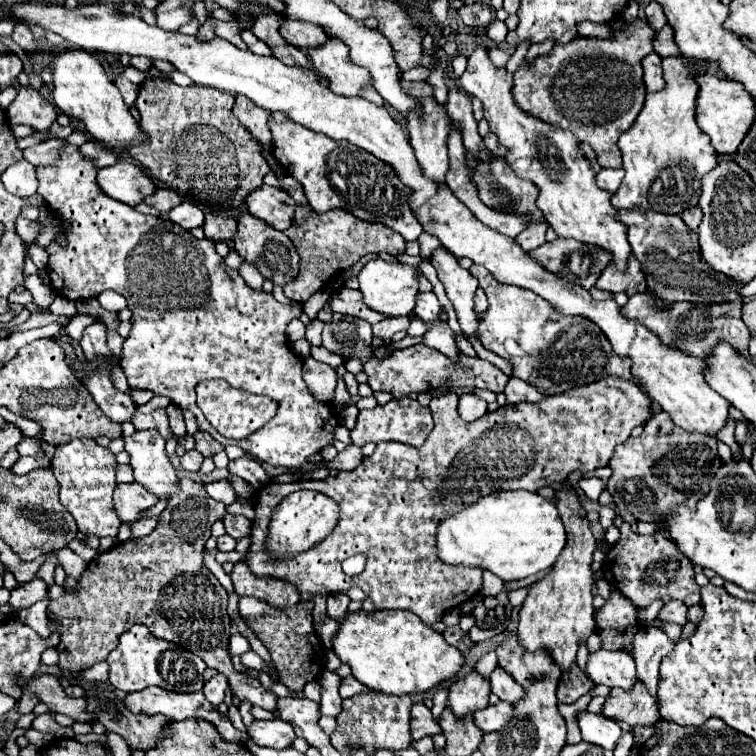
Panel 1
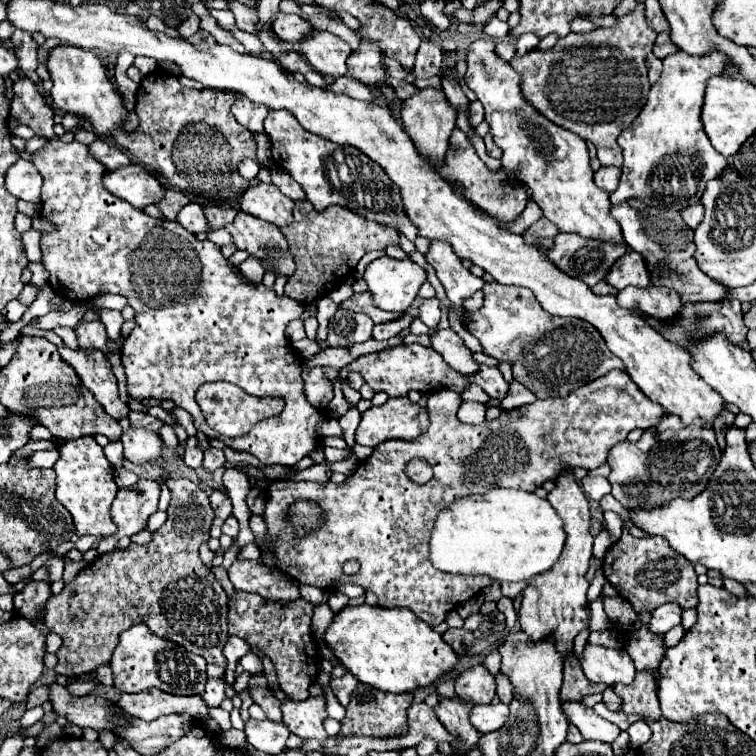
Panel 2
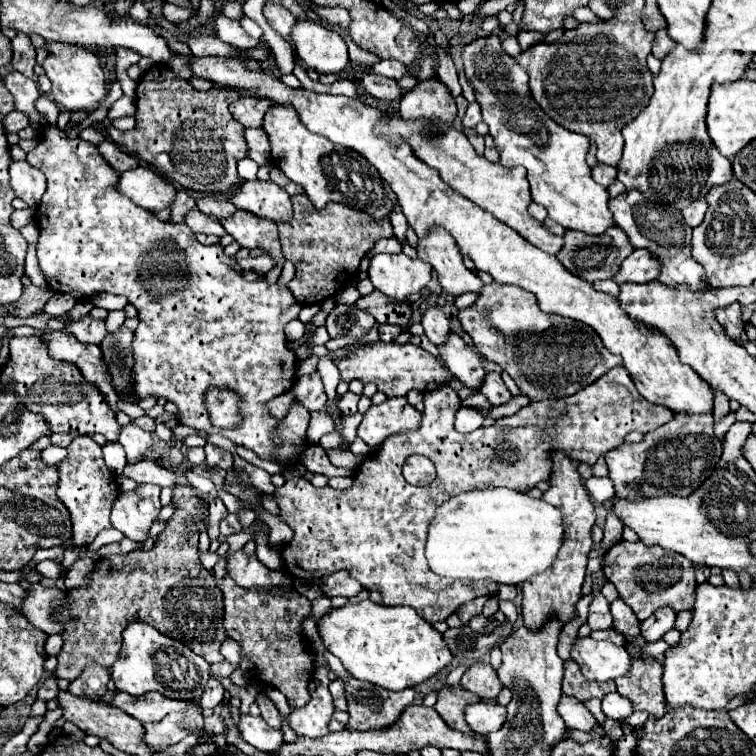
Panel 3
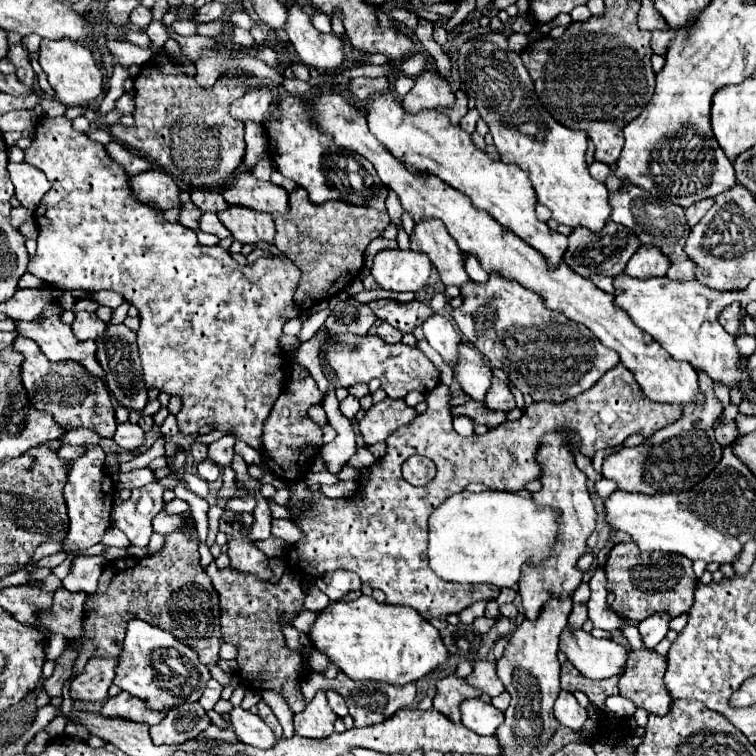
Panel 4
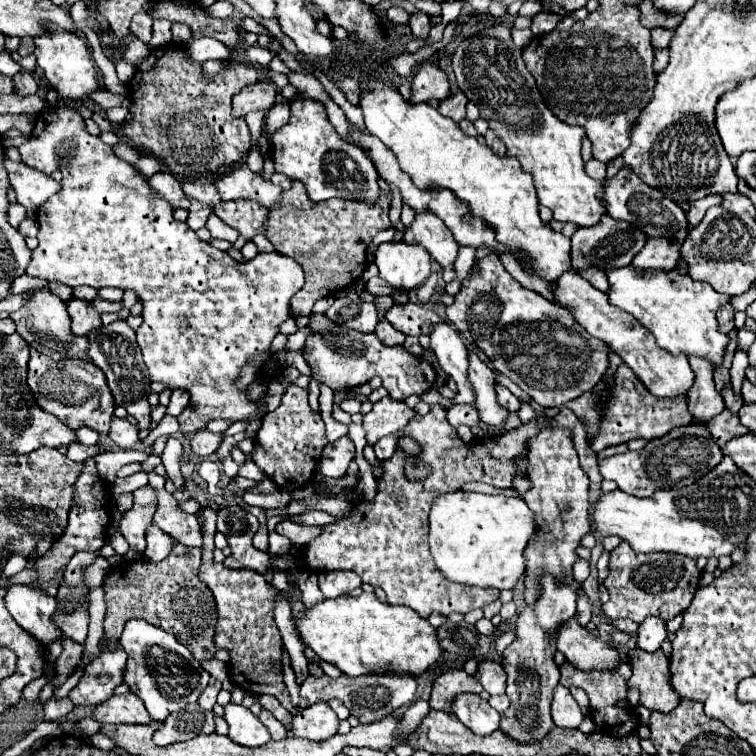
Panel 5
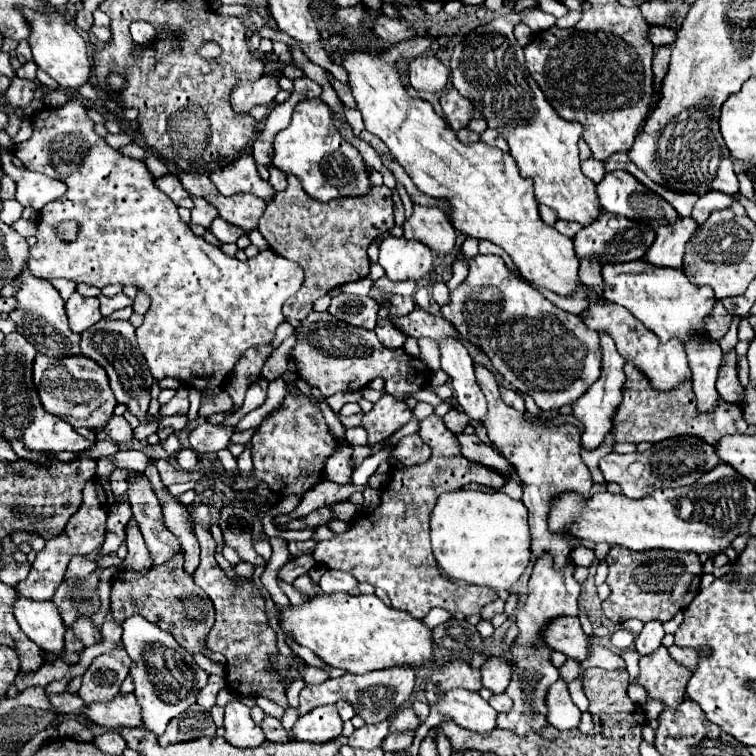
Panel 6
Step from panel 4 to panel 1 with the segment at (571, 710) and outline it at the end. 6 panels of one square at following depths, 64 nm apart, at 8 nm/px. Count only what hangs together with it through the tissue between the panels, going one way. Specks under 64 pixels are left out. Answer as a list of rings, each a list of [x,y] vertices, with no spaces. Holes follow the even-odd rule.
[[[580,712],[578,714],[578,726],[582,730],[582,740],[590,744],[598,744],[606,750],[616,750],[618,740],[622,736],[622,728],[618,722],[604,718],[602,714],[590,714]]]

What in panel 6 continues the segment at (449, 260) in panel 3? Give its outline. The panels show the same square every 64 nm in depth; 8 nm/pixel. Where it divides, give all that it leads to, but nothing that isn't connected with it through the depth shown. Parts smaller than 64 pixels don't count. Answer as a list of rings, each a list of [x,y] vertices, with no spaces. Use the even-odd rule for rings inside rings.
[[[418,208],[404,222],[404,238],[426,244],[436,256],[456,256],[456,230],[438,208]]]

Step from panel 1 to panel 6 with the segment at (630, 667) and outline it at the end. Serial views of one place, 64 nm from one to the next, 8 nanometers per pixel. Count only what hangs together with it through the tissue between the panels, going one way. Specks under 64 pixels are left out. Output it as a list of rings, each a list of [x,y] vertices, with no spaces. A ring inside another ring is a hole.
[[[560,616],[560,620],[552,622],[548,628],[548,646],[552,650],[564,652],[568,658],[582,664],[590,656],[590,642],[592,638],[582,632],[578,618],[574,616]]]

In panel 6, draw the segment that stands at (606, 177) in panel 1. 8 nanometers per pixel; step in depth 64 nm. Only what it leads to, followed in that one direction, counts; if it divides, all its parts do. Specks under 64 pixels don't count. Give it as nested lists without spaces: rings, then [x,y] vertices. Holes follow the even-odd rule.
[[[588,158],[588,160],[584,160],[582,162],[582,172],[590,178],[590,180],[594,180],[596,184],[604,178],[604,162],[598,162],[596,158]]]

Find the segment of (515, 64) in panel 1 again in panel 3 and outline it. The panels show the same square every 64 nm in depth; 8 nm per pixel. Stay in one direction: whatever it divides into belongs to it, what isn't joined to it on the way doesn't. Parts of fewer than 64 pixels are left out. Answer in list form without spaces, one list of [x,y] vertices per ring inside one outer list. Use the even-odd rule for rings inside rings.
[[[522,31],[518,34],[518,41],[522,51],[528,50],[533,45],[543,42],[545,35],[536,31]]]

